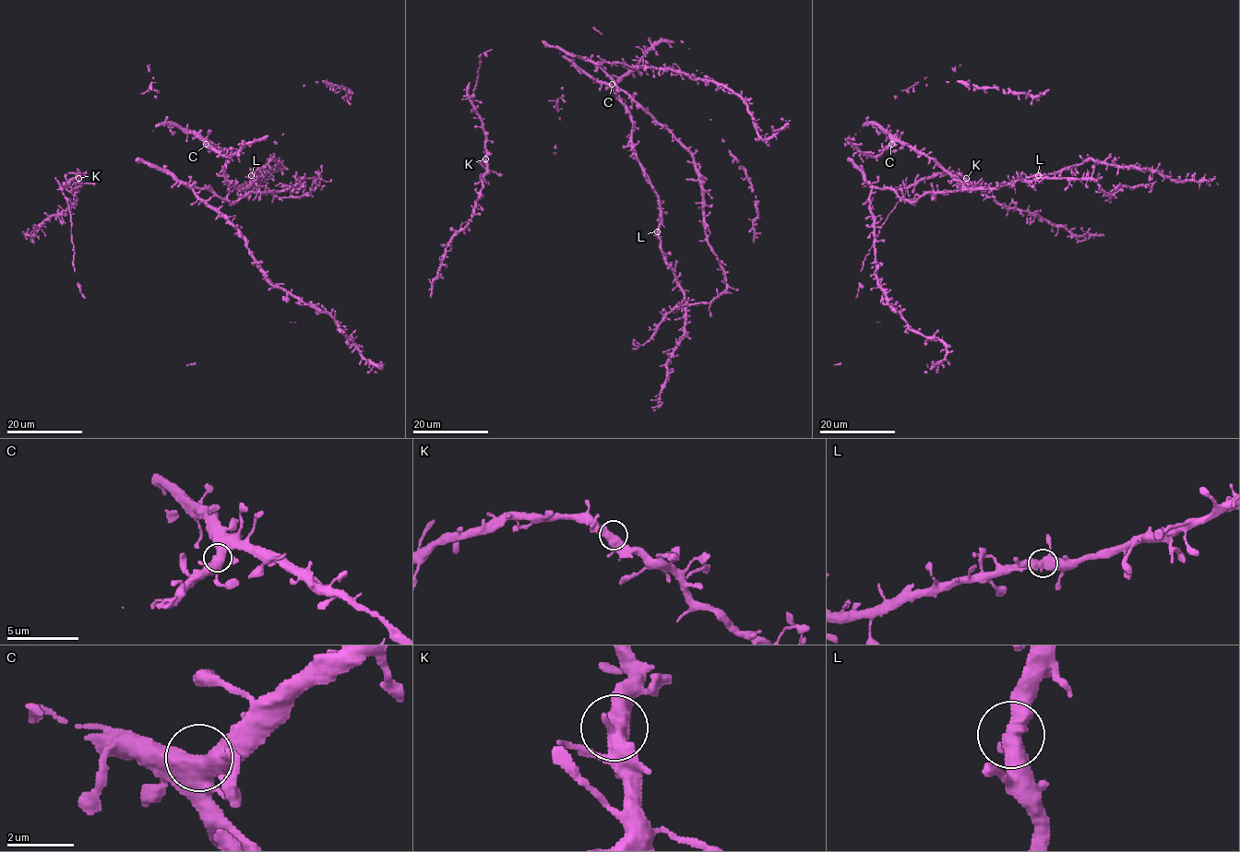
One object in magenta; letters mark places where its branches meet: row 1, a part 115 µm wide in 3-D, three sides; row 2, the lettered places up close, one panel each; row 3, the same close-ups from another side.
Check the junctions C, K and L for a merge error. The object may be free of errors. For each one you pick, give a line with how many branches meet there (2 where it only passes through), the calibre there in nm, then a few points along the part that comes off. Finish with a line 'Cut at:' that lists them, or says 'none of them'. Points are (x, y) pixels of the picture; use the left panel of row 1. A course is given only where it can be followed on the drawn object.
Cut at: none of them

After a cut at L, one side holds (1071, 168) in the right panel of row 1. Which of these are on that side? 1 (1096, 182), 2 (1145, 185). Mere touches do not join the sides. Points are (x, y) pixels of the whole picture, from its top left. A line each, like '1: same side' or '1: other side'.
1: other side
2: other side

